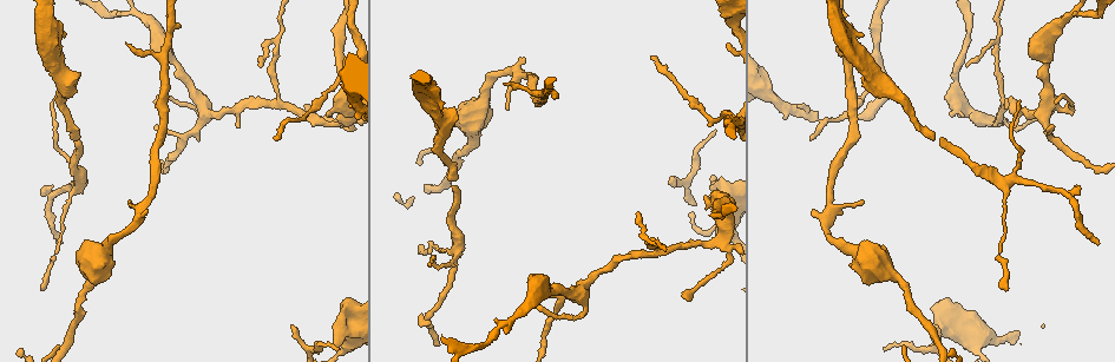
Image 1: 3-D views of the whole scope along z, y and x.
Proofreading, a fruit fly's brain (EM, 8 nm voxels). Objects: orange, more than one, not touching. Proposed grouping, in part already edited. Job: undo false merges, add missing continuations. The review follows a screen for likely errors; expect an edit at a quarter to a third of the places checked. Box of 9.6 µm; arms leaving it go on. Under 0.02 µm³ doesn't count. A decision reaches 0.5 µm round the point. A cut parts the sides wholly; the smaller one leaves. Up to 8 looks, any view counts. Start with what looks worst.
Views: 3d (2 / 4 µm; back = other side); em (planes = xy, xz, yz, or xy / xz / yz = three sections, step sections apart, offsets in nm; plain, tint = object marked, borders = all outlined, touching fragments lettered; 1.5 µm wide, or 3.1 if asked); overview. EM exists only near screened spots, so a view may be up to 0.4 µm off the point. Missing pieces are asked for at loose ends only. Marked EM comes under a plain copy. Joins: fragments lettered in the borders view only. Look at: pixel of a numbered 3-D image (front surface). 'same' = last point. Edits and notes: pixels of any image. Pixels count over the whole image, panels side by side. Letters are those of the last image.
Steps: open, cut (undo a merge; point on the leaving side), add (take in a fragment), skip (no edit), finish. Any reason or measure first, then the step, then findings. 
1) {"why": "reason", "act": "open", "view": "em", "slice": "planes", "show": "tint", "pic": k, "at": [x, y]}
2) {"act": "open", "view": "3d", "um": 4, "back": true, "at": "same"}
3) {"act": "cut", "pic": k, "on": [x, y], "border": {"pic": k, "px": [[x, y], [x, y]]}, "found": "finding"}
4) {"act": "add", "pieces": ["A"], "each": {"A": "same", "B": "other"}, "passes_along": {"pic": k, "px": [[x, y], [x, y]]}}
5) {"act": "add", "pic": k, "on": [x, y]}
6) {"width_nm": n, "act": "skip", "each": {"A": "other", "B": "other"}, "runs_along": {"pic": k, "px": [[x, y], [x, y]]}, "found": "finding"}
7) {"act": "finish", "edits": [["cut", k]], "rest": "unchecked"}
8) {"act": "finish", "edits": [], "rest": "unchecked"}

{"why": "abrupt turn", "act": "open", "view": "3d", "um": 4, "back": true, "pic": 1, "at": [653, 251]}

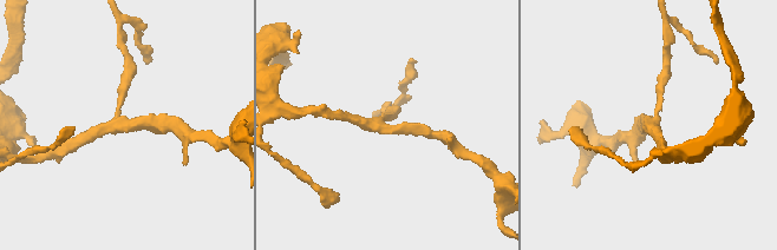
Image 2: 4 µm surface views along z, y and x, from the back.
{"arms": 3, "act": "open", "view": "em", "slice": "xz", "step": 8, "show": "tint", "pic": 2, "at": [384, 126]}

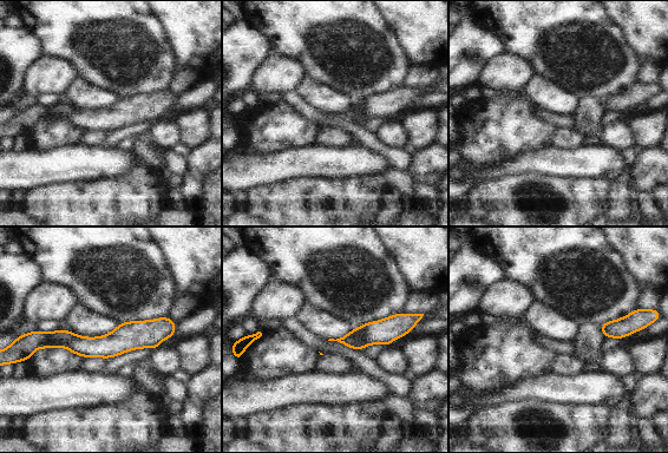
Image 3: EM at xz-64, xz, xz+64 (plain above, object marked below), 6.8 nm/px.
{"act": "open", "view": "em", "slice": "yz", "step": 8, "show": "borders", "at": "same"}

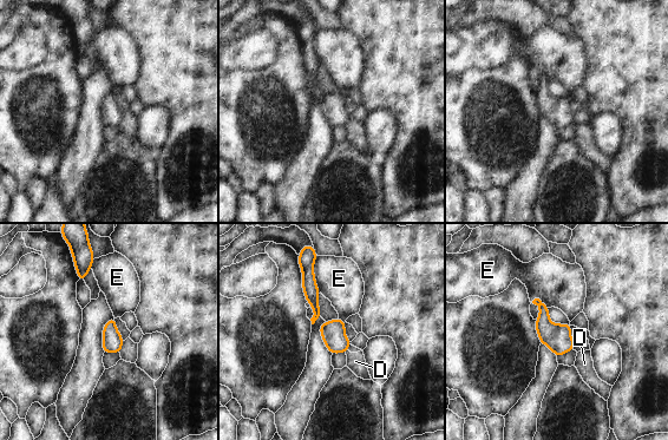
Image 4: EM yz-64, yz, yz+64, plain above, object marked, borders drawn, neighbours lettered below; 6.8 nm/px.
{"act": "skip", "each": {"D": "other", "E": "other"}, "border": {"pic": 4, "px": [[315, 256], [313, 274], [319, 293]]}, "found": "one cell here"}

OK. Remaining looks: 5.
{"why": "an open end", "act": "open", "view": "3d", "um": 2, "pic": 1, "at": [326, 113]}

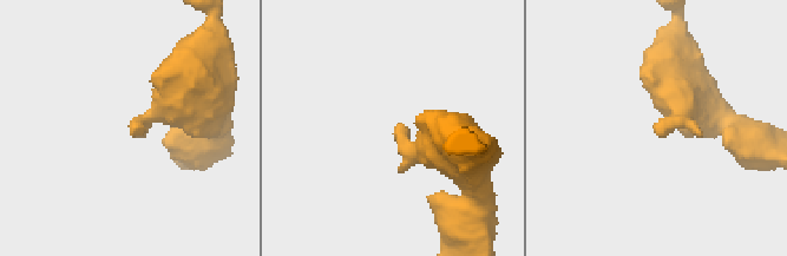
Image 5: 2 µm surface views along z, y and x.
{"act": "open", "view": "em", "slice": "yz", "step": 8, "show": "borders", "pic": 5, "at": [657, 128]}

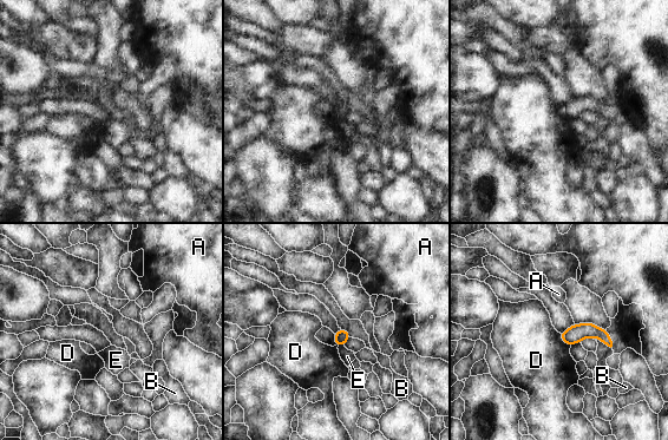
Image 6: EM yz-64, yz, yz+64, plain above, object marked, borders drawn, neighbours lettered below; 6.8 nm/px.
{"act": "open", "view": "em", "slice": "xy", "step": 4, "show": "borders", "at": "same"}

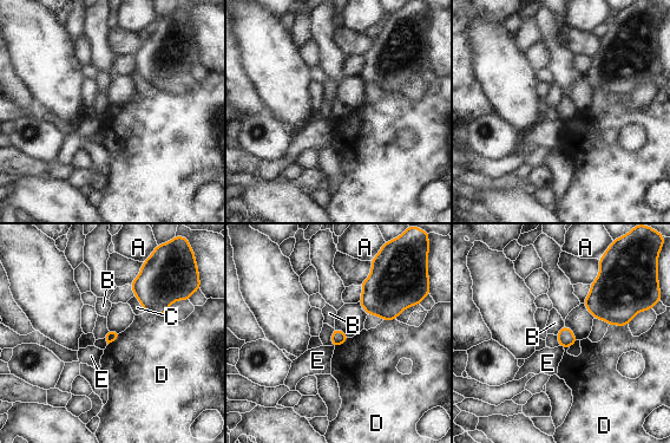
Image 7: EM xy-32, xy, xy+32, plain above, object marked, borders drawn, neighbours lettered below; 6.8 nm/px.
{"act": "skip", "each": {"A": "other", "B": "other", "C": "other", "D": "other", "E": "other"}, "border": {"pic": 7, "px": [[145, 311], [164, 316]]}, "found": "none of them fits"}

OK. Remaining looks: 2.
{"act": "finish", "edits": [], "rest": "unchecked"}

